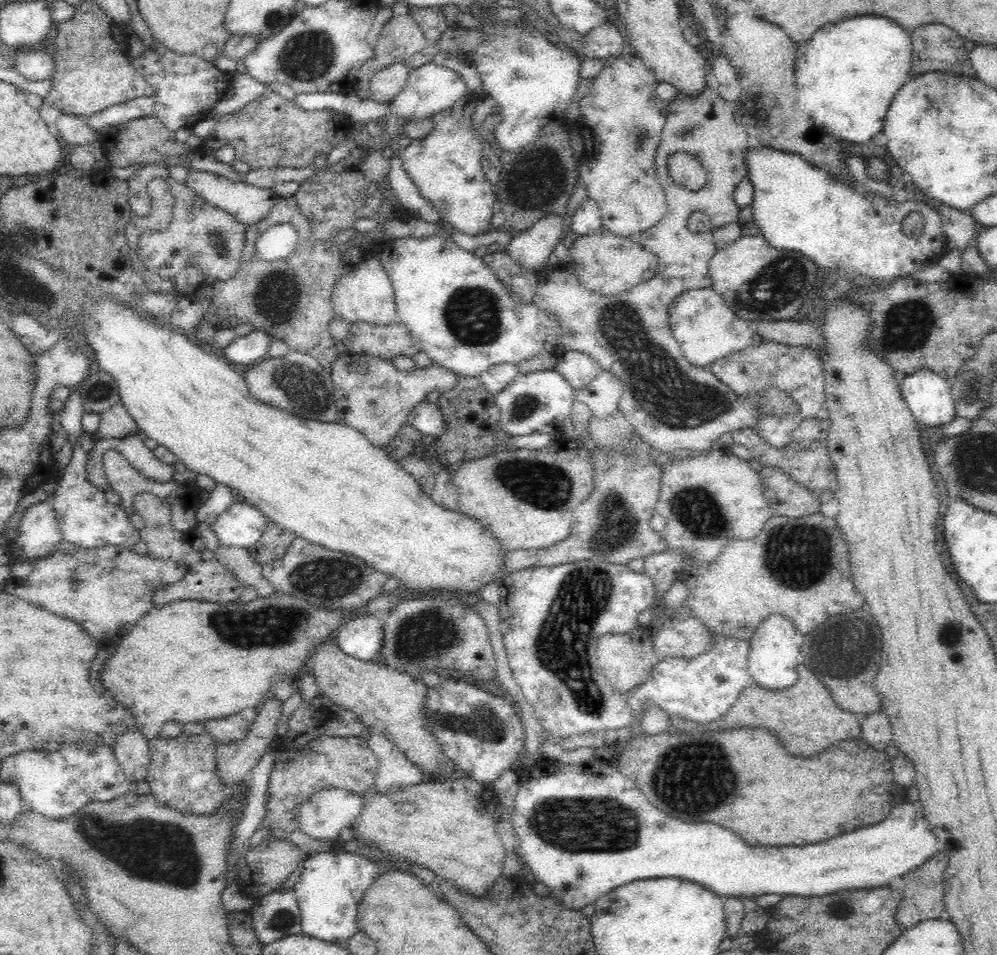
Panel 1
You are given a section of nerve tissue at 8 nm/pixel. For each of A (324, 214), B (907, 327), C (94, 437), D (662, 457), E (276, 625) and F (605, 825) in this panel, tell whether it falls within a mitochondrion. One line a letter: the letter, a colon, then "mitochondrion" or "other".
A: other
B: mitochondrion
C: other
D: other
E: mitochondrion
F: mitochondrion

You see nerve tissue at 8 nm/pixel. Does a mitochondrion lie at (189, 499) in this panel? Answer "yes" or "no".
no

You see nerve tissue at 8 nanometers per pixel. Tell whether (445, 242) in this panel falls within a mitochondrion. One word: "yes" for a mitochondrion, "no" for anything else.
no

